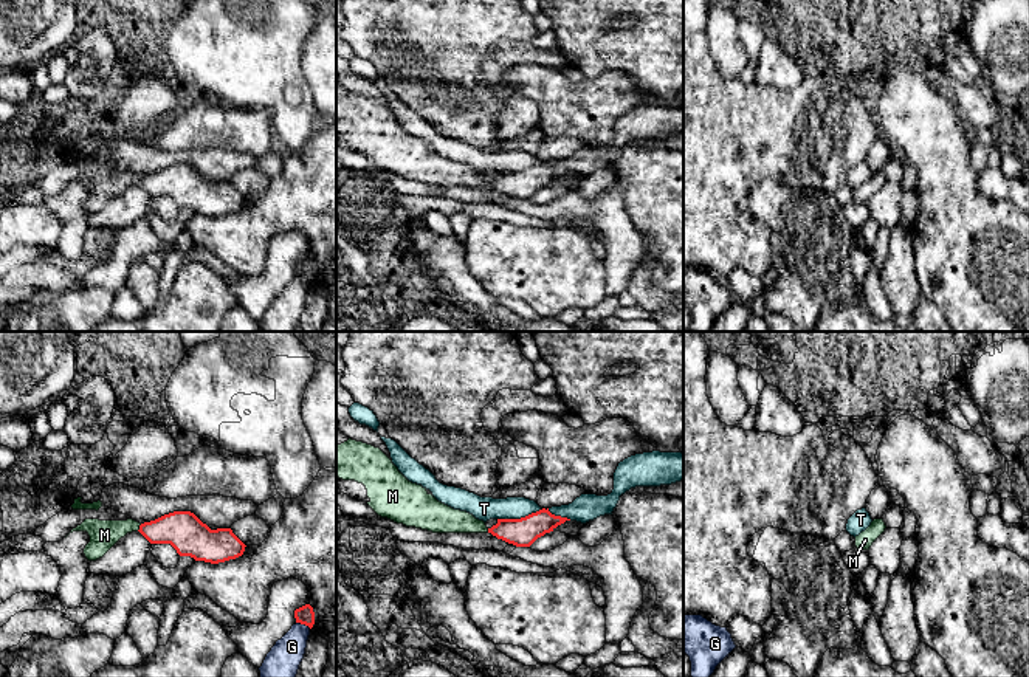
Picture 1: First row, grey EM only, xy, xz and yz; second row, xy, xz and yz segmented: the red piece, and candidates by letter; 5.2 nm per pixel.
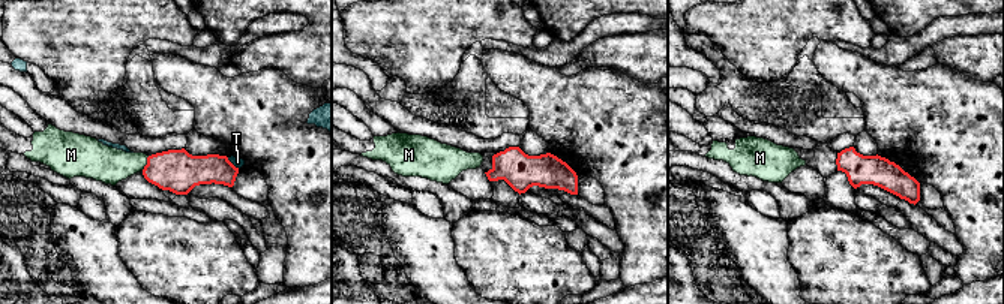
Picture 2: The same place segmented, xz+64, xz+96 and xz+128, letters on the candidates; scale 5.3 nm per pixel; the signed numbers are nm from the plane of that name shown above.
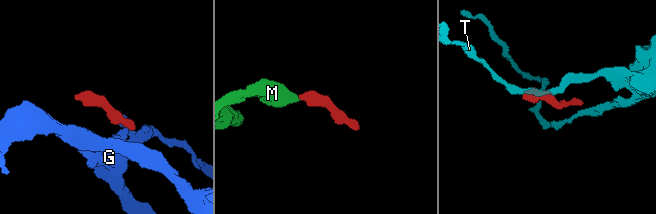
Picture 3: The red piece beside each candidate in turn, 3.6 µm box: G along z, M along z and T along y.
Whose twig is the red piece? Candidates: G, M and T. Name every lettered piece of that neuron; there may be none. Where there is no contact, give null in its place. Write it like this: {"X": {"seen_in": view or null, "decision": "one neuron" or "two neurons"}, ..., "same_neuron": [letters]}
{"G": {"seen_in": "xy", "decision": "two neurons"}, "M": {"seen_in": "xy", "decision": "one neuron"}, "T": {"seen_in": "xz", "decision": "two neurons"}, "same_neuron": ["M"]}

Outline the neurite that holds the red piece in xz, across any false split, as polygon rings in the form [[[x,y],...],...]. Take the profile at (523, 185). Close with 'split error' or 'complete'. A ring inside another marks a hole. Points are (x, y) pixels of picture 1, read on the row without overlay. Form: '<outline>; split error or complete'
[[[542,161],[521,172],[497,172],[488,186],[516,200],[530,200],[538,191],[570,174]]]; complete

